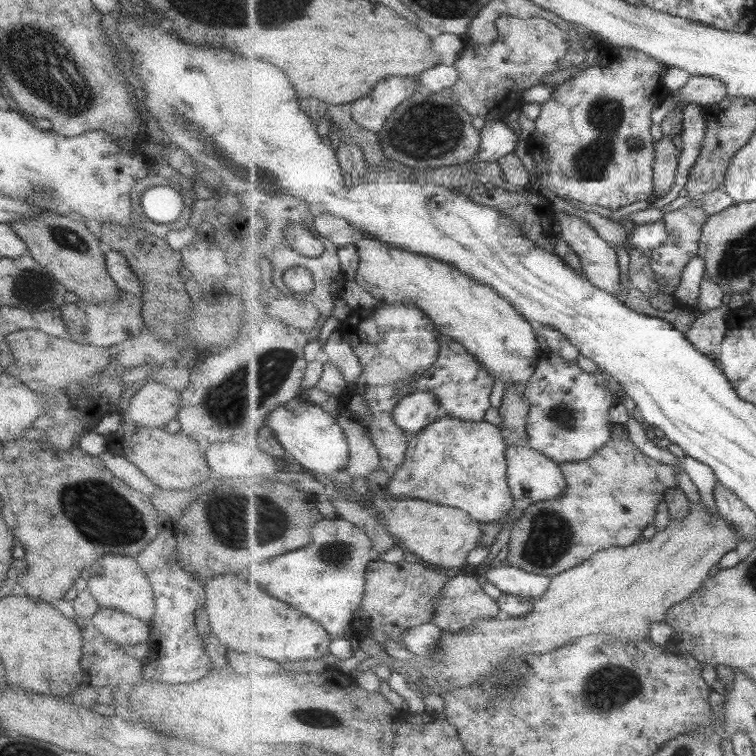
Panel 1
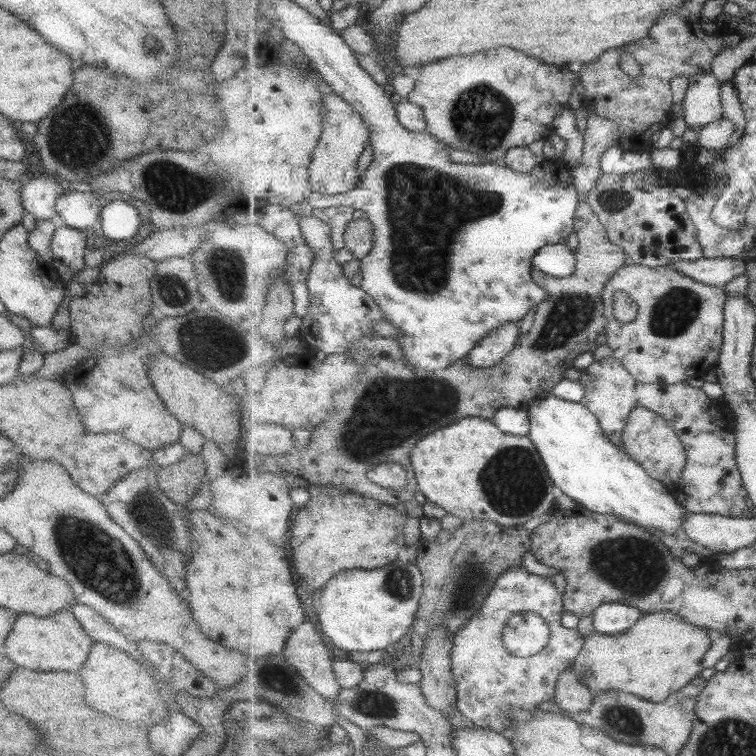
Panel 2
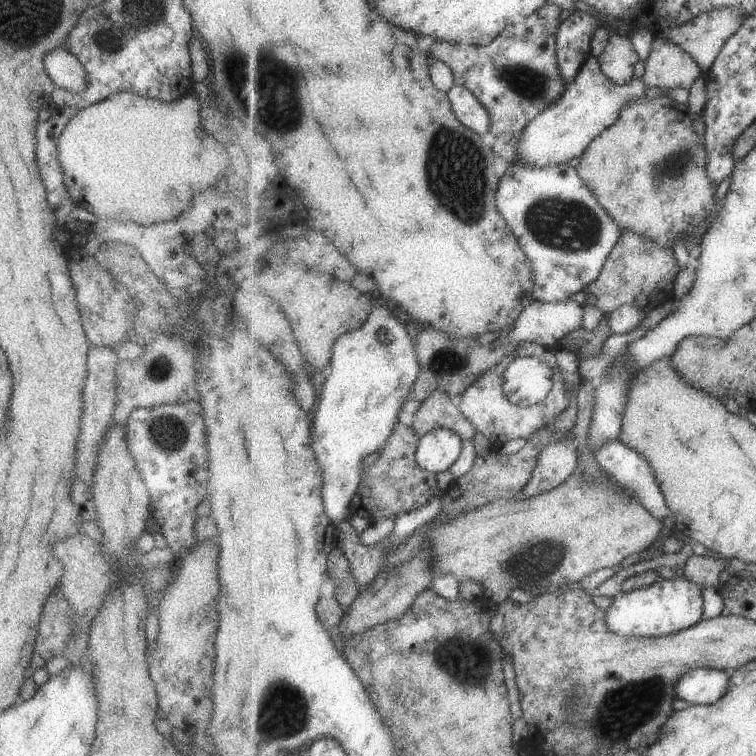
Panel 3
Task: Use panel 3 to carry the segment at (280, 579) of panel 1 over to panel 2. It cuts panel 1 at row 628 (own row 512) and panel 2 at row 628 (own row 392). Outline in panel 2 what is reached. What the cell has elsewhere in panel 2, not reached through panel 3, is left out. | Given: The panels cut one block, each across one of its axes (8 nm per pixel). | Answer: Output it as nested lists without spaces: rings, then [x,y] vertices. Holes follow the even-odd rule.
[[[395,560],[384,568],[375,570],[345,570],[335,575],[321,590],[320,607],[317,611],[322,632],[332,641],[335,648],[358,652],[381,652],[389,644],[399,642],[416,622],[424,587],[422,571],[417,564]]]

